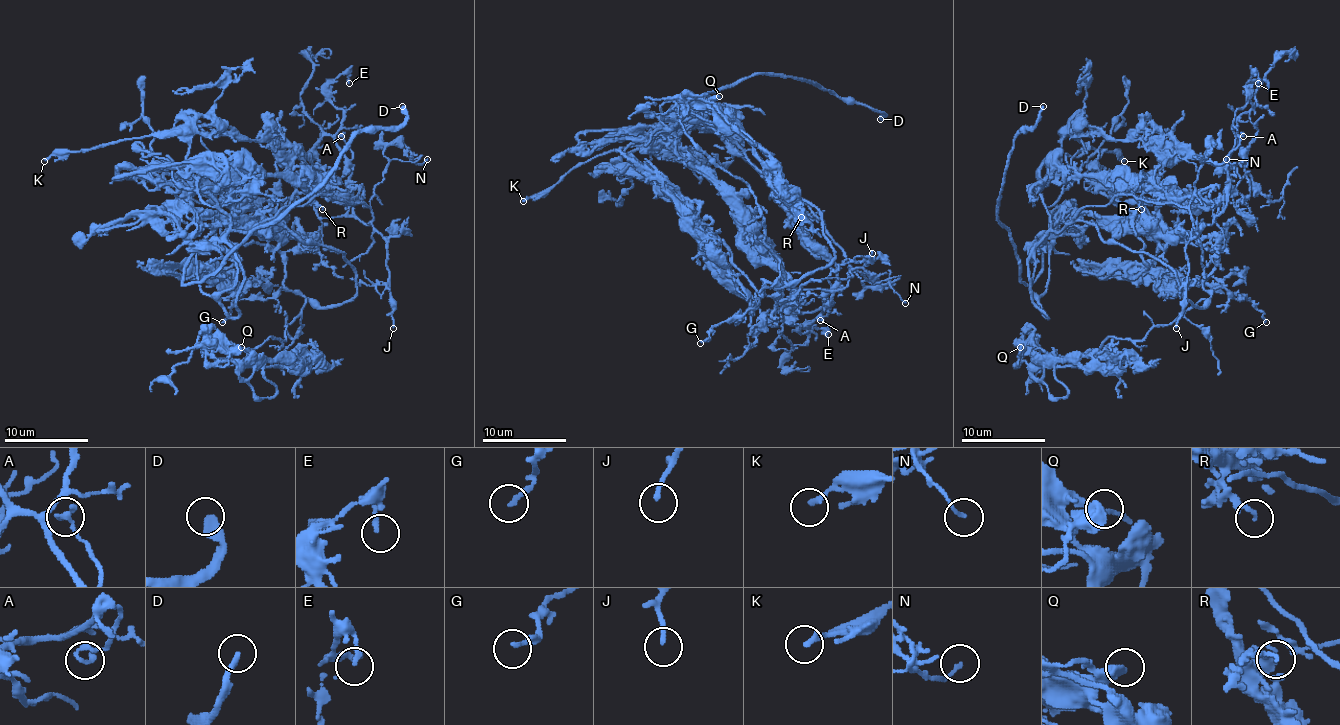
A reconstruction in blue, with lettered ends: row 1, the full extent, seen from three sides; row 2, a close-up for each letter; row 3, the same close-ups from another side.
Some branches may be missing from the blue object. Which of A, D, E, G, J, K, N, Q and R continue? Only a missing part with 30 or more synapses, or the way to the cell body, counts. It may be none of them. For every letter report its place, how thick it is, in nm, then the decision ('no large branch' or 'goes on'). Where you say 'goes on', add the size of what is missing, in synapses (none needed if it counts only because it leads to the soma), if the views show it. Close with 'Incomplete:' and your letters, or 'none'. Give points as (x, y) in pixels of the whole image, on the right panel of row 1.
A: at (1243, 136); 140 nm thick; no large branch
D: at (1043, 106); 320 nm thick; goes on
E: at (1258, 83); 180 nm thick; no large branch
G: at (1266, 322); 170 nm thick; no large branch
J: at (1176, 328); 180 nm thick; goes on; about 60 synapses
K: at (1124, 161); 240 nm thick; no large branch
N: at (1226, 159); 130 nm thick; no large branch
Q: at (1020, 347); 500 nm thick; no large branch
R: at (1141, 209); 140 nm thick; no large branch
Incomplete: D, J

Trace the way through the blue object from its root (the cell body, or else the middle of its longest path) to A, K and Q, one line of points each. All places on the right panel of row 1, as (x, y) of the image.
A: (1197, 236), (1212, 236), (1220, 230), (1212, 211), (1226, 186), (1226, 157), (1239, 144), (1239, 136), (1243, 136)
K: (1197, 236), (1220, 230), (1228, 175), (1187, 146), (1070, 134), (1124, 161)
Q: (1197, 236), (1218, 246), (1201, 284), (1210, 297), (1172, 322), (1076, 357), (1020, 347)

